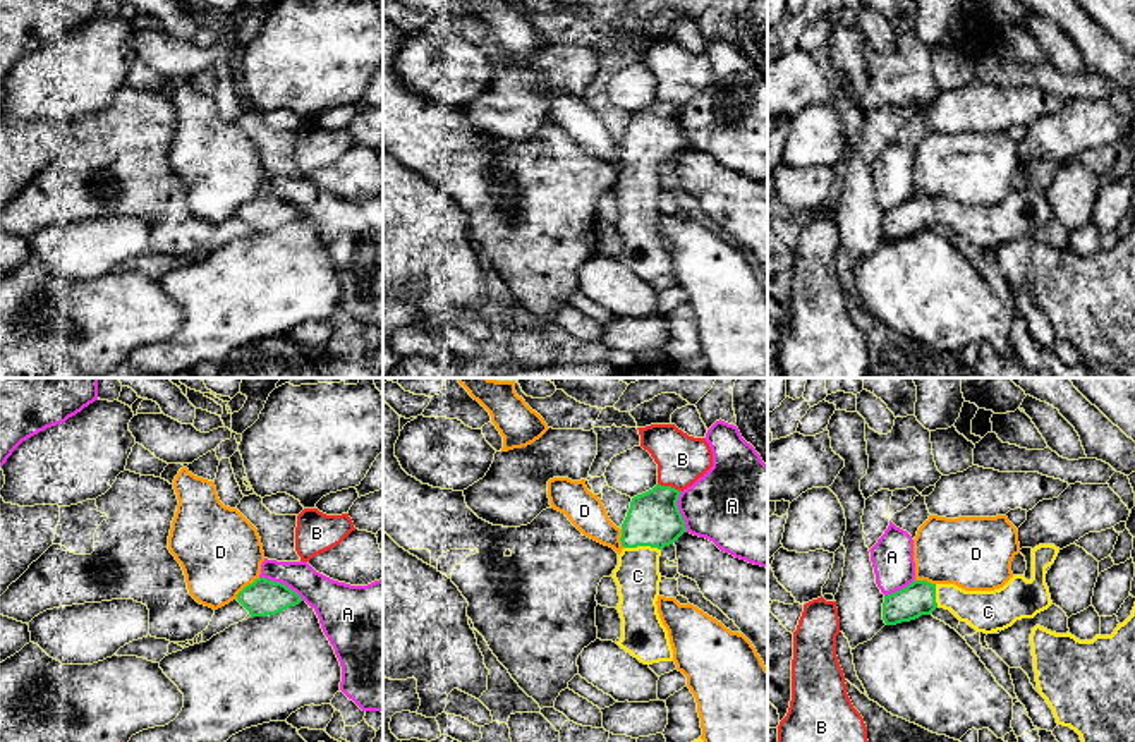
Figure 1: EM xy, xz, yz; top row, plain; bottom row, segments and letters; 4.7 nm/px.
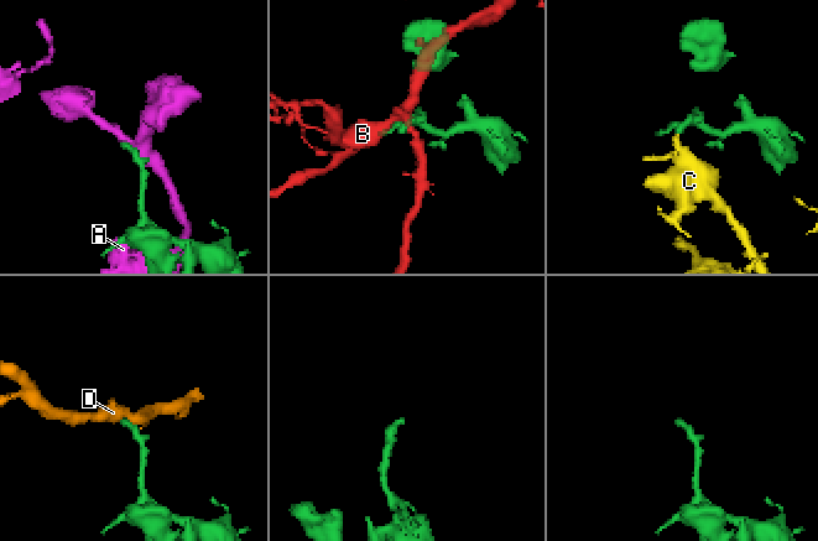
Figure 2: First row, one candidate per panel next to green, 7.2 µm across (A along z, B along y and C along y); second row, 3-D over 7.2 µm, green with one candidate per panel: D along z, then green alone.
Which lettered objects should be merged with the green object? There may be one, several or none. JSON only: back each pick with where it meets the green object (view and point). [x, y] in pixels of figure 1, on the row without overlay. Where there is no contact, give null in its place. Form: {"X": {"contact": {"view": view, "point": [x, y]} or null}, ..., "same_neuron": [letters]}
{"C": {"contact": {"view": "xz", "point": [643, 160]}}, "same_neuron": ["C"]}

